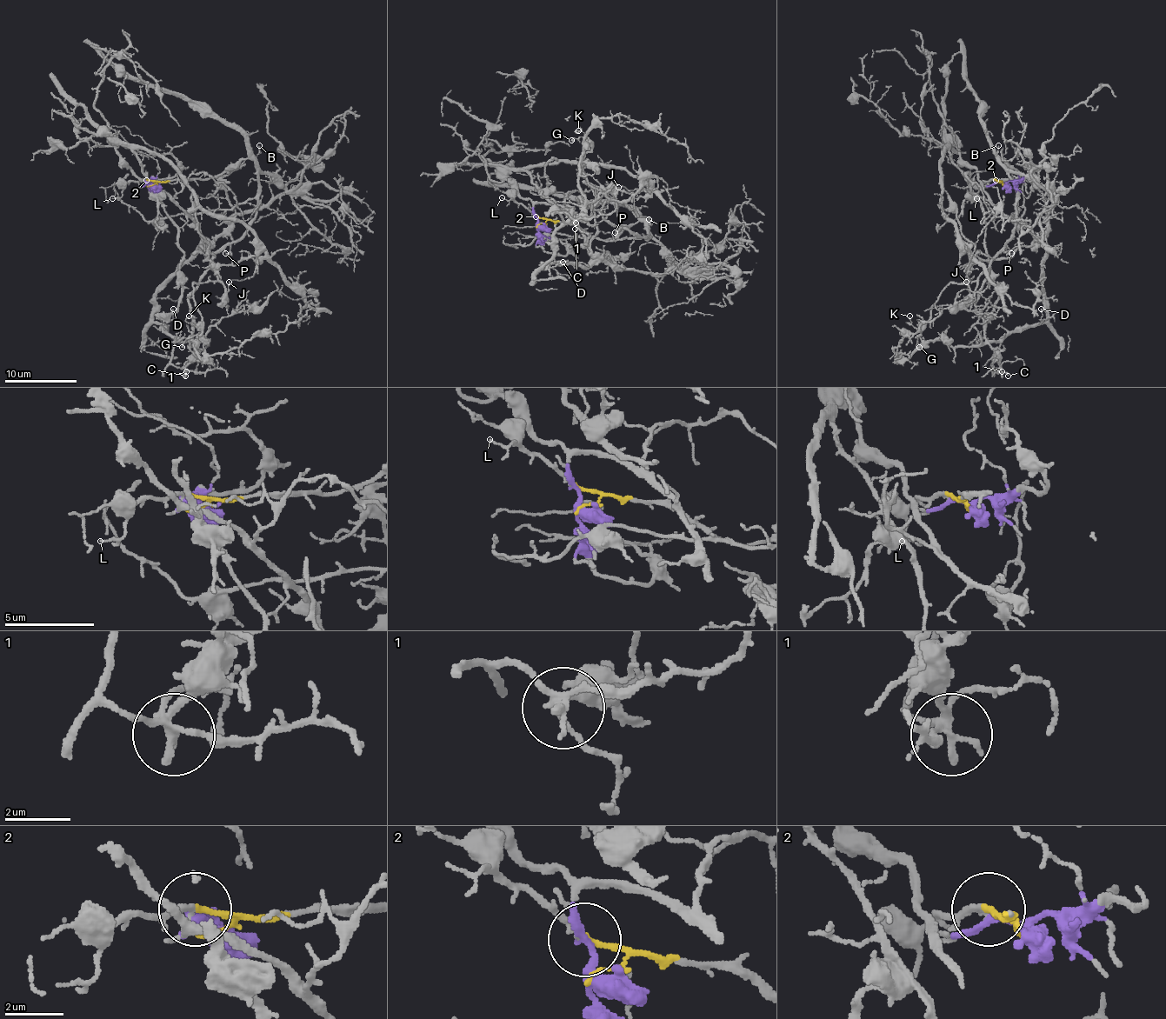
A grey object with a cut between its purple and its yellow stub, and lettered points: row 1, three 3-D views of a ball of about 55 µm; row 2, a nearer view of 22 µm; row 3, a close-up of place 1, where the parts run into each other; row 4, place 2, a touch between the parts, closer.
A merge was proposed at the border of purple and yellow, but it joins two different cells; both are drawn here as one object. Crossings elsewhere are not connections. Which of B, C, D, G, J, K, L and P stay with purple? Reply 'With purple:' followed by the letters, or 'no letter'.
With purple: C, D

